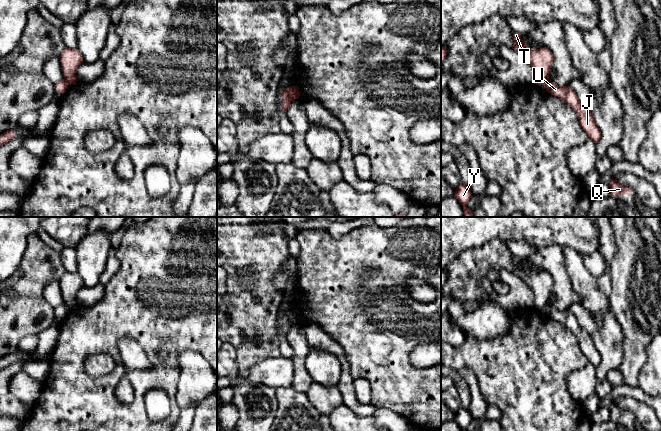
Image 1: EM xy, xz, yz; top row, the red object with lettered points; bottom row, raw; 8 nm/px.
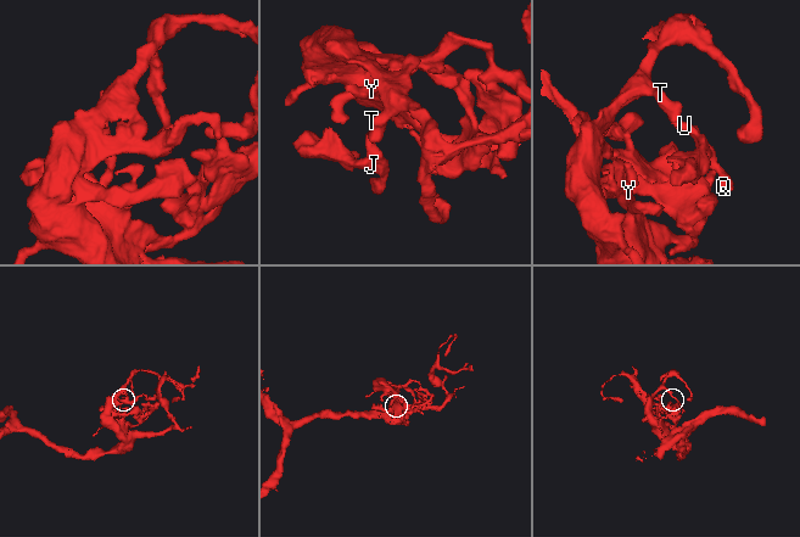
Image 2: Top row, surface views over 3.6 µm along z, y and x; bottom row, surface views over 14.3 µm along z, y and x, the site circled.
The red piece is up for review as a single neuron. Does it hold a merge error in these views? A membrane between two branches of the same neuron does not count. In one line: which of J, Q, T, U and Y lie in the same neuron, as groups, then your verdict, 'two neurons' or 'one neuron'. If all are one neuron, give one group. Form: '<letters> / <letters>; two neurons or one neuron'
J Q U / T Y; two neurons

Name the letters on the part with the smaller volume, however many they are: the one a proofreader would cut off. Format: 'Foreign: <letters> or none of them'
Foreign: J, Q, U

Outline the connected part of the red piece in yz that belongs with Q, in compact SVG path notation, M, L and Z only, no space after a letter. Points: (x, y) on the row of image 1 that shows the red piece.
M613 178L609 182L609 184L610 184L610 196L616 197L617 195L625 195L633 192L633 190L630 187L624 186L623 184L621 184L620 182L618 182Z

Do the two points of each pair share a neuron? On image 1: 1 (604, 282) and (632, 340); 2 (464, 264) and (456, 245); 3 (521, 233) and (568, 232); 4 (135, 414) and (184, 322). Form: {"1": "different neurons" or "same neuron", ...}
{"1": "different neurons", "2": "different neurons", "3": "same neuron", "4": "same neuron"}

